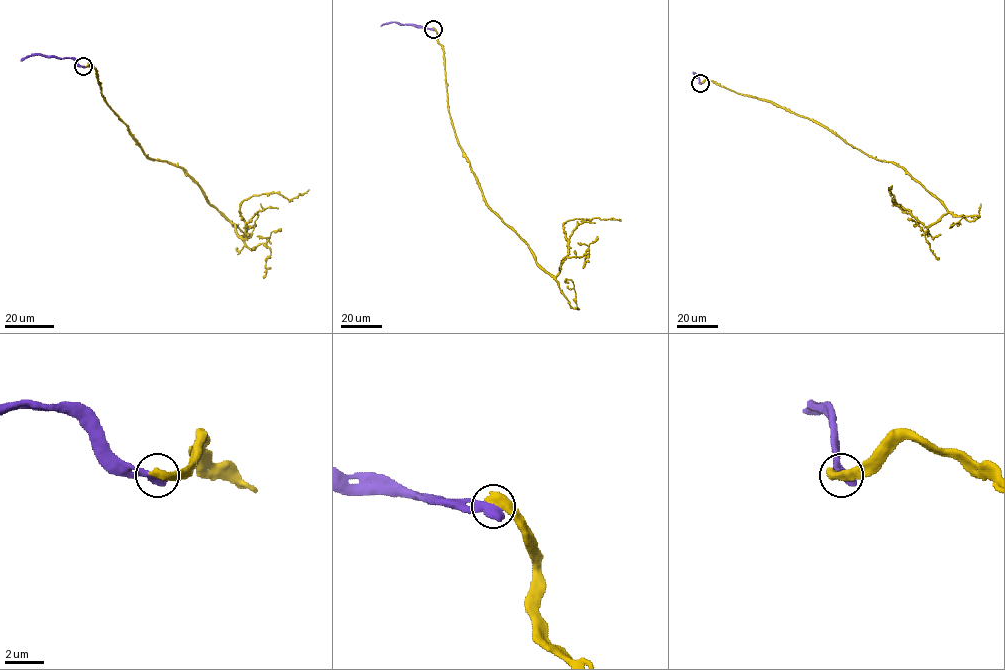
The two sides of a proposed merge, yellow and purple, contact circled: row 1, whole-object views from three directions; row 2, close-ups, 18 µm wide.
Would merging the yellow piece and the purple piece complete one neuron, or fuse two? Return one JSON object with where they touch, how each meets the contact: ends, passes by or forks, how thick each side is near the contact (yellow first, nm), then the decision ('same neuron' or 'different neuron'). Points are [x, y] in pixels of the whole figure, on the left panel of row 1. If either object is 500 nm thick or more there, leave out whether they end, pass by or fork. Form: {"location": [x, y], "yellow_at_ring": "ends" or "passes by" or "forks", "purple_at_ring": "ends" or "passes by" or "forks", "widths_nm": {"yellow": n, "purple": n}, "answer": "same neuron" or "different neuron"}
{"location": [83, 66], "widths_nm": {"yellow": 550, "purple": 600}, "answer": "different neuron"}

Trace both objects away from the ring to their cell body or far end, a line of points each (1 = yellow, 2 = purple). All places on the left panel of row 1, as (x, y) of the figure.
1: (83, 67), (96, 70), (105, 101), (144, 153), (180, 166), (242, 238), (244, 200), (308, 189)
2: (83, 67), (70, 58), (39, 54), (27, 55), (20, 60)

